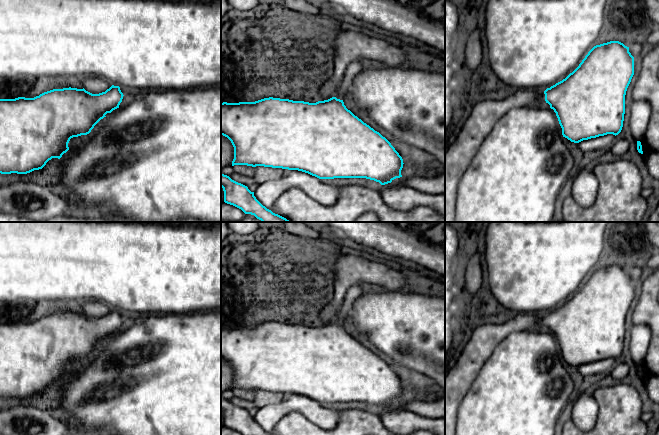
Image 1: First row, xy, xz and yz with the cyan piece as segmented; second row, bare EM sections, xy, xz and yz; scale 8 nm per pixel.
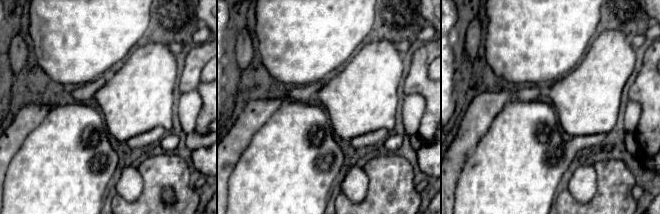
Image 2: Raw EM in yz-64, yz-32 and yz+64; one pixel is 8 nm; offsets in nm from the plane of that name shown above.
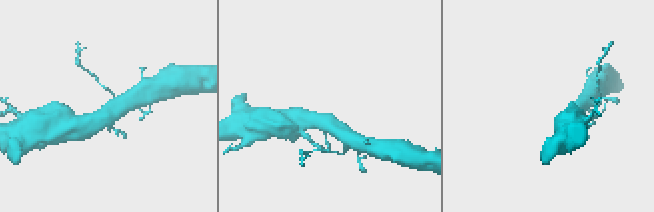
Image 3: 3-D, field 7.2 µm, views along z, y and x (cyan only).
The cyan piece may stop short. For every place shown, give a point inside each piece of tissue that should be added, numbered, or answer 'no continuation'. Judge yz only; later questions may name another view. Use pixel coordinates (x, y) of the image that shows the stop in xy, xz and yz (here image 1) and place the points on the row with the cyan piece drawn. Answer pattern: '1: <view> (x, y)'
1: yz (541, 98)

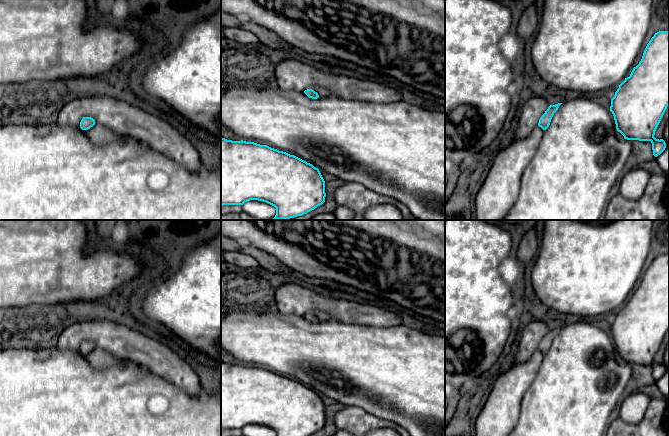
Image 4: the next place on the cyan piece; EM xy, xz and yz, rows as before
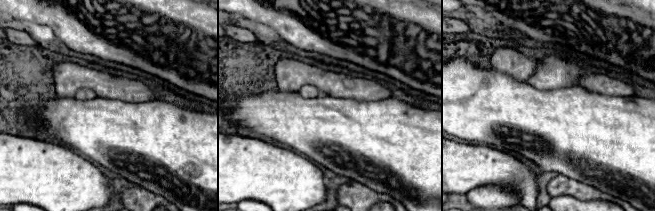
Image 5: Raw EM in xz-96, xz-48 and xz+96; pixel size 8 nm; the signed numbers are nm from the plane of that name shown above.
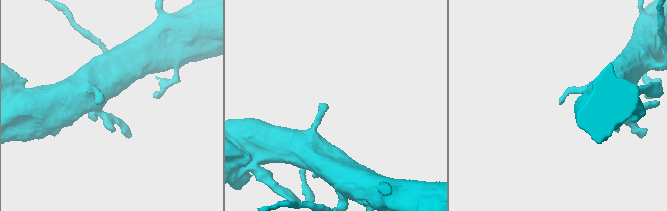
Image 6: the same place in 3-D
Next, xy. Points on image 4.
no continuation

